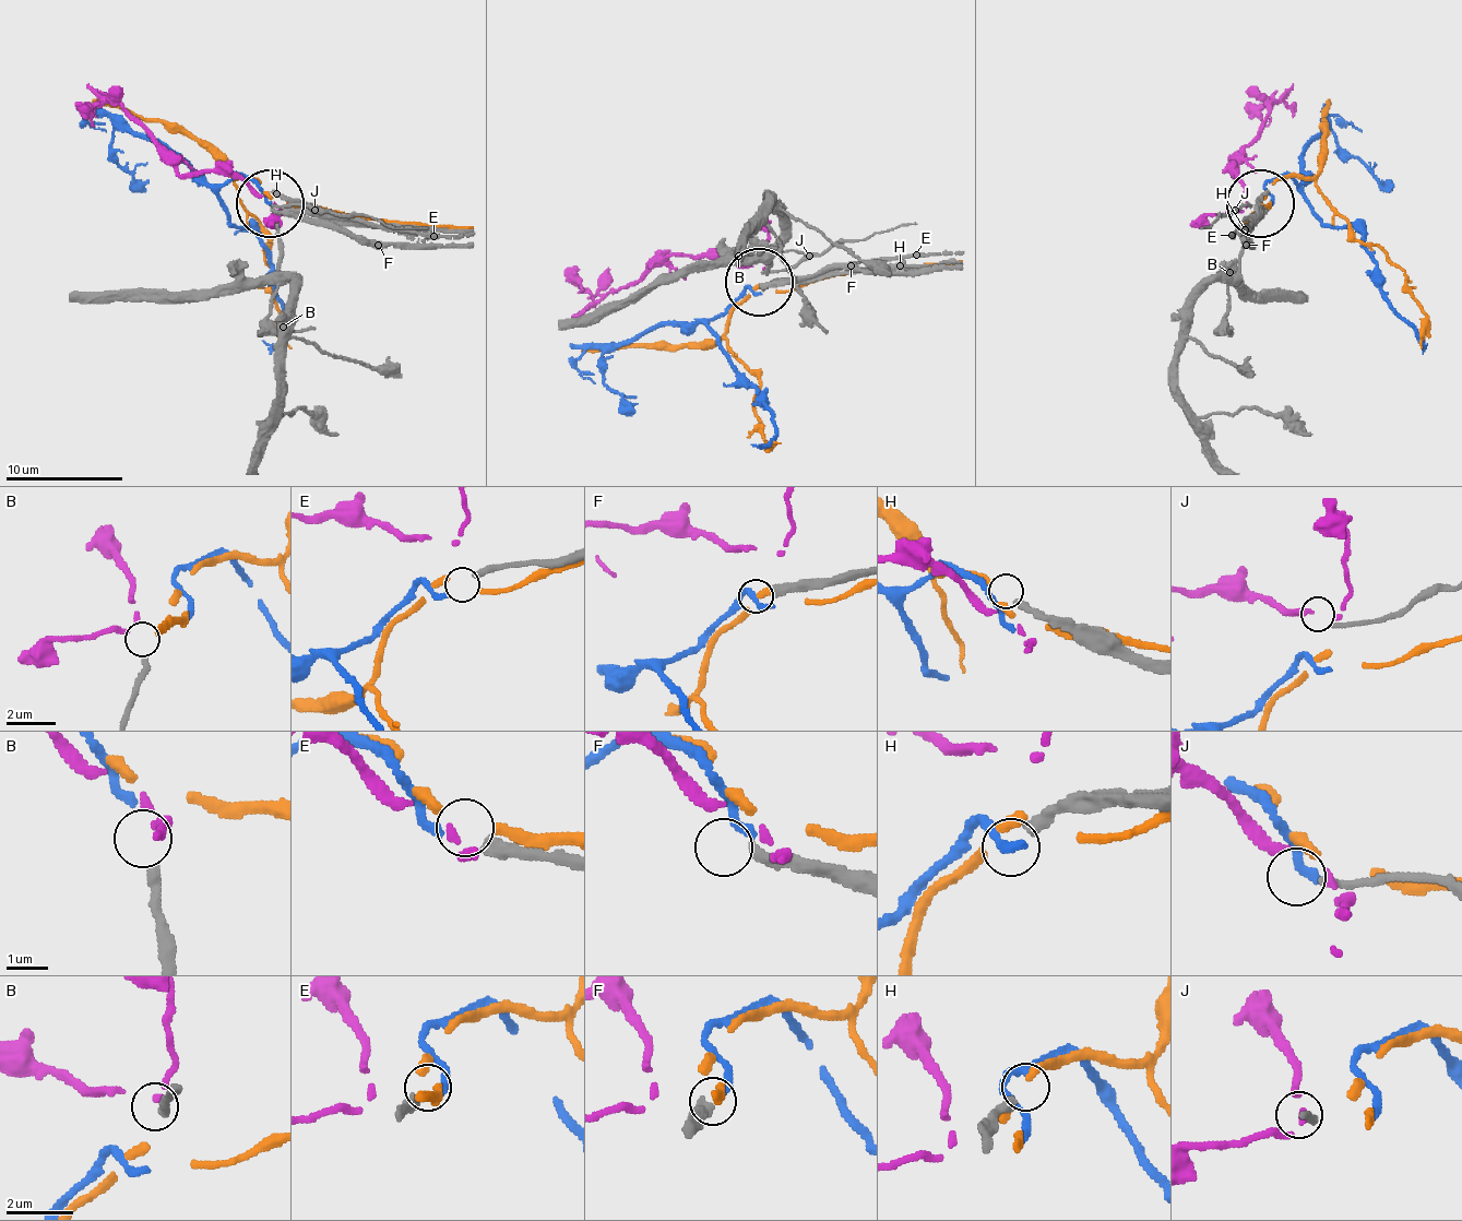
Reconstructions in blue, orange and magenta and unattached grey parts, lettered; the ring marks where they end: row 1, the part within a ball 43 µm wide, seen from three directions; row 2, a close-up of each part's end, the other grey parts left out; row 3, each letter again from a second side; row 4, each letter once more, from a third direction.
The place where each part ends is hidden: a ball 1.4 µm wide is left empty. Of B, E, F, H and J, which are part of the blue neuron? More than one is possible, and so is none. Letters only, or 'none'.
E

